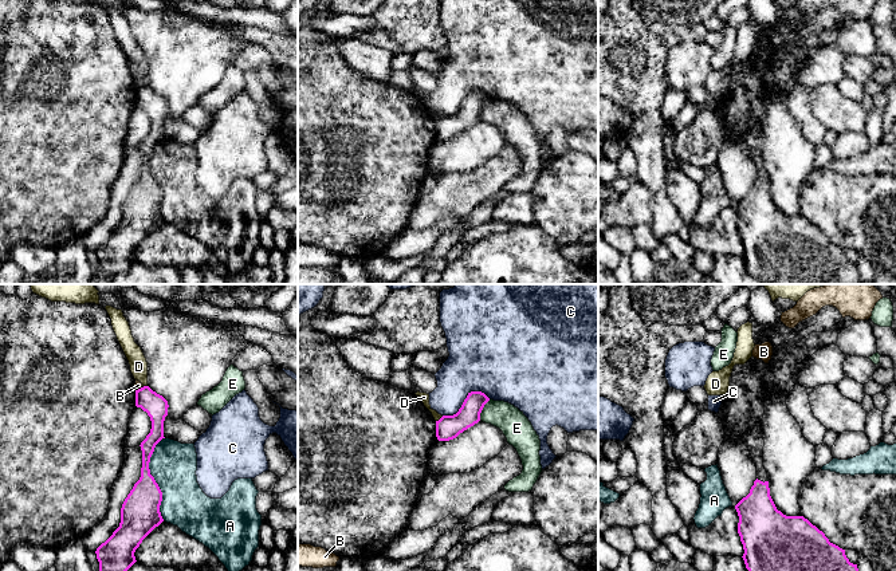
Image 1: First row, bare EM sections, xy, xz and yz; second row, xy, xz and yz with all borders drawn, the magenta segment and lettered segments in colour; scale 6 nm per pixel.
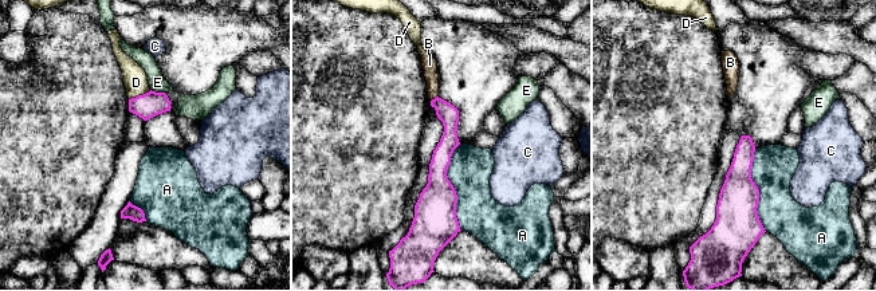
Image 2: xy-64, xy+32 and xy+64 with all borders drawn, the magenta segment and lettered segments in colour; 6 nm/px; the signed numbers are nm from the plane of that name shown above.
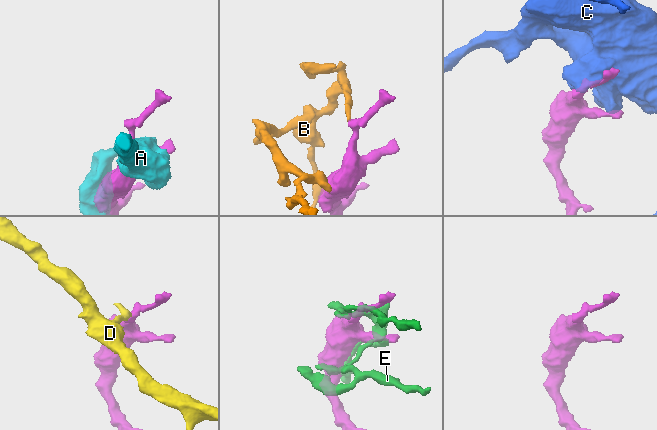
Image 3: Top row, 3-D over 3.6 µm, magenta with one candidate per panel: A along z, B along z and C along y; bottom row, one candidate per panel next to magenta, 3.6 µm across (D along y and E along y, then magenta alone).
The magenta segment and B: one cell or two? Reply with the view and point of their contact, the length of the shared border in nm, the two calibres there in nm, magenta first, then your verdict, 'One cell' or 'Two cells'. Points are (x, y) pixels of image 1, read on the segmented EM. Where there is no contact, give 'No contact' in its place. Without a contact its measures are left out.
Touches magenta at xy (141, 388). Shared border 60 nm. Thickness 140 nm (magenta) against 50 nm. Two cells

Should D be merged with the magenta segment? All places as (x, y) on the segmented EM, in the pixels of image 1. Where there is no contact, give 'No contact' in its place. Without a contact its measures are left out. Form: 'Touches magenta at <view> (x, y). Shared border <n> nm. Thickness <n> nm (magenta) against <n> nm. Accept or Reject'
Touches magenta at xz (440, 418). Shared border 60 nm. Thickness 140 nm (magenta) against 50 nm. Reject

